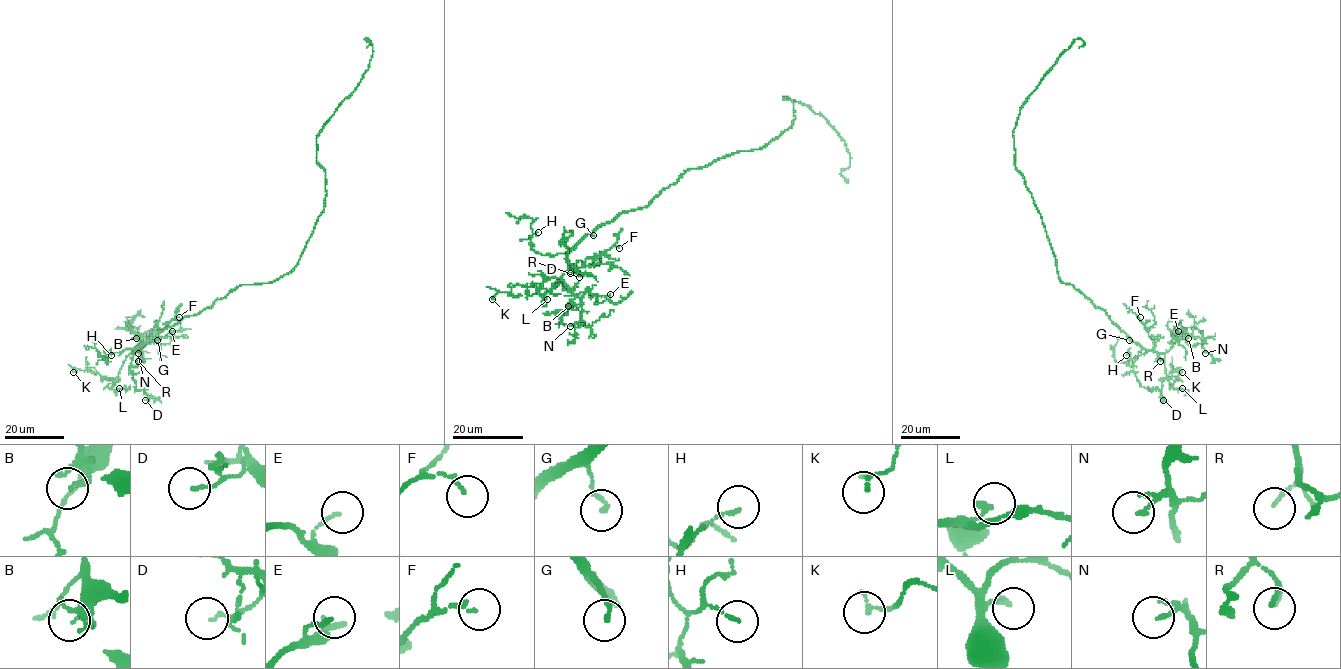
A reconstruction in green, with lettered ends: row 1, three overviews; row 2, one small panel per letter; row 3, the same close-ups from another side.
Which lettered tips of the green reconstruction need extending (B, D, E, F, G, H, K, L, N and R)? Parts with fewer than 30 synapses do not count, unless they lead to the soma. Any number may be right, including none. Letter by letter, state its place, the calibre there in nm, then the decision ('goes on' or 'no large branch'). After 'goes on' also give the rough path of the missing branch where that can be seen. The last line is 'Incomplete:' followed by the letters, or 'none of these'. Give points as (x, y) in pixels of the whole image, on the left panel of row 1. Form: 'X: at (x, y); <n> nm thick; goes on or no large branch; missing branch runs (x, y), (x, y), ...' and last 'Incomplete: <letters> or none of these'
B: at (136, 338); 160 nm thick; no large branch
D: at (145, 400); 110 nm thick; no large branch
E: at (172, 331); 120 nm thick; no large branch
F: at (179, 317); 110 nm thick; no large branch
G: at (157, 340); 160 nm thick; no large branch
H: at (111, 355); 120 nm thick; no large branch
K: at (73, 372); 140 nm thick; no large branch
L: at (119, 388); 200 nm thick; no large branch
N: at (138, 353); 130 nm thick; no large branch
R: at (138, 361); 120 nm thick; no large branch
Incomplete: none of these

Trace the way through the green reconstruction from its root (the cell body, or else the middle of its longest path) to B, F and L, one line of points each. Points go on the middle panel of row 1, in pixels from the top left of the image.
B: (753, 149), (688, 169), (646, 206), (588, 232), (567, 254), (562, 281), (575, 295), (568, 306)
F: (753, 149), (688, 169), (646, 206), (596, 226), (567, 260), (580, 267), (587, 258), (619, 248)
L: (753, 149), (688, 169), (646, 206), (596, 226), (567, 254), (568, 269), (537, 289), (547, 299)

